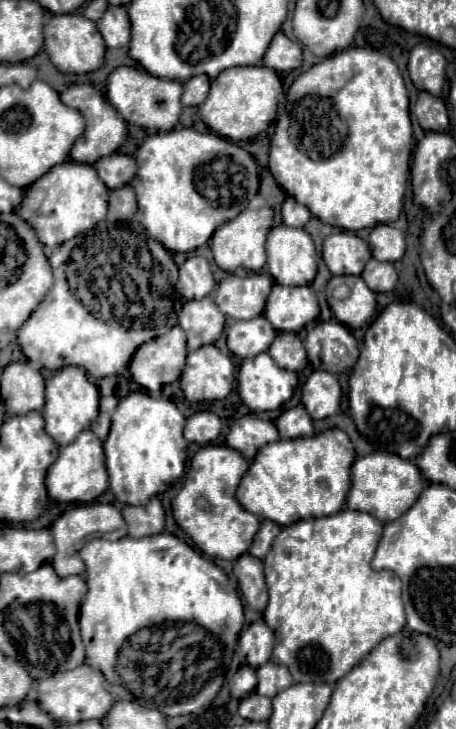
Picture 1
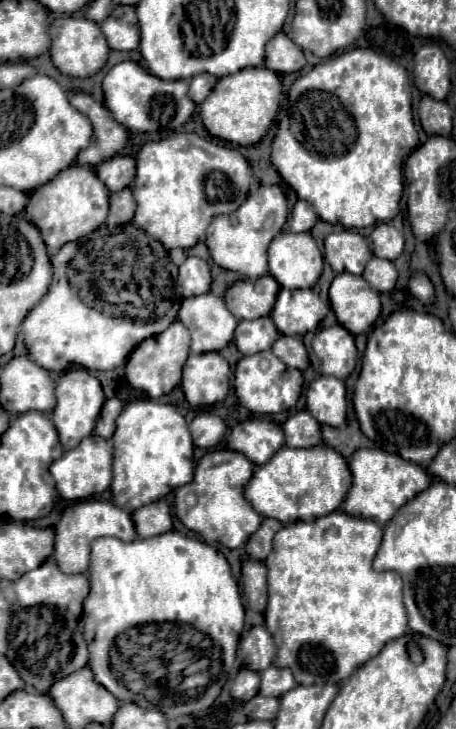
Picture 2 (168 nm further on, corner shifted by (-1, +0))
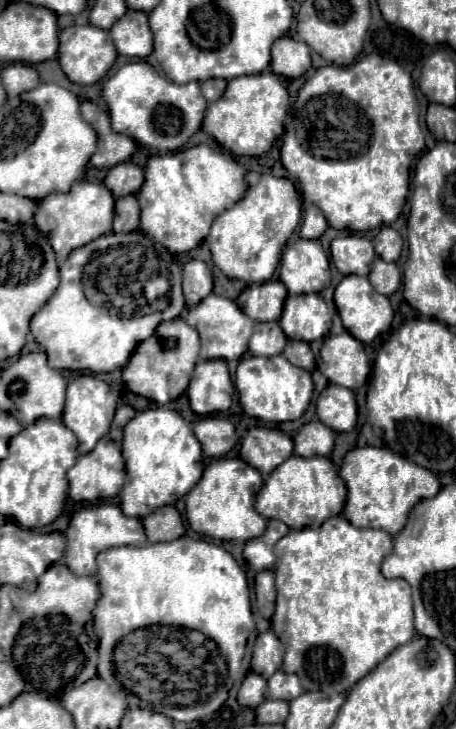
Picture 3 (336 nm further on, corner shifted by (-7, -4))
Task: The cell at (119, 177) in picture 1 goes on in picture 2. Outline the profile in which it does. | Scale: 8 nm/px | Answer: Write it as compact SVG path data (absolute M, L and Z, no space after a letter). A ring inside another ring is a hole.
M113 156L97 166L97 176L103 180L109 192L119 192L133 182L135 160L131 156Z

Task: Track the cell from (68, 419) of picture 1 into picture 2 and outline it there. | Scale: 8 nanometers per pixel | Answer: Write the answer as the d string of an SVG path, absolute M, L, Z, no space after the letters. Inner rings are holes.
M72 368L65 372L55 388L57 394L57 406L53 410L53 424L59 432L59 440L65 450L75 448L83 438L93 434L97 416L101 412L101 406L105 402L105 394L101 390L101 382L95 375L84 368Z

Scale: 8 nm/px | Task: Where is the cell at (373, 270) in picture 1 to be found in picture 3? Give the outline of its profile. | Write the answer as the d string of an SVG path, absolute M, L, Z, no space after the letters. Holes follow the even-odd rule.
M377 256L373 260L373 268L371 268L371 274L369 274L369 282L383 296L391 296L401 286L401 272L399 272L397 264L385 262L385 260L381 260Z

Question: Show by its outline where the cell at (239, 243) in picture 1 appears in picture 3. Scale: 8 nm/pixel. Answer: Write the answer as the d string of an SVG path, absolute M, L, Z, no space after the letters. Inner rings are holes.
M263 174L259 184L249 188L245 198L221 212L207 238L215 266L229 278L261 284L269 280L281 258L281 250L301 220L299 194L289 178Z

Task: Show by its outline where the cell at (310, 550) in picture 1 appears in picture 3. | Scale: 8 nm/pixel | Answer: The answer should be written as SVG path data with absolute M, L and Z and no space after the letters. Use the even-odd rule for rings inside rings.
M333 516L319 528L291 530L275 544L277 608L271 628L285 644L283 670L297 674L305 690L325 694L347 692L361 676L389 656L393 648L413 638L411 588L401 578L389 580L381 574L381 562L393 550L391 542L393 538L385 530L355 528L343 516Z

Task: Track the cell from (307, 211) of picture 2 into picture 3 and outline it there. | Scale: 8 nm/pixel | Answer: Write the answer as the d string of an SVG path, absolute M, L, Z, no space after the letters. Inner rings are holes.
M307 206L301 224L301 238L319 238L327 228L327 220L317 206Z

